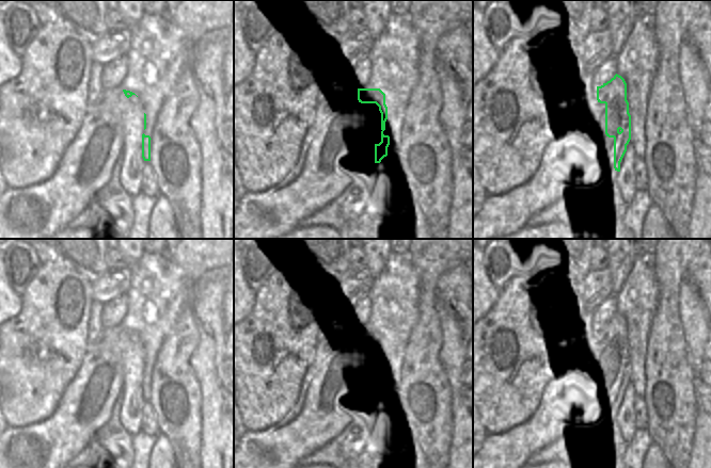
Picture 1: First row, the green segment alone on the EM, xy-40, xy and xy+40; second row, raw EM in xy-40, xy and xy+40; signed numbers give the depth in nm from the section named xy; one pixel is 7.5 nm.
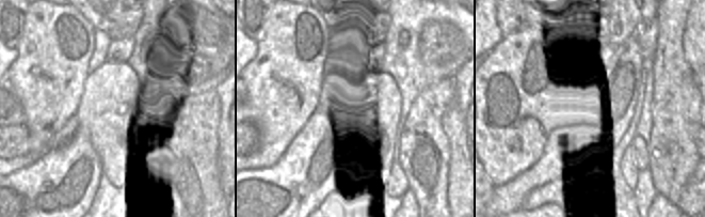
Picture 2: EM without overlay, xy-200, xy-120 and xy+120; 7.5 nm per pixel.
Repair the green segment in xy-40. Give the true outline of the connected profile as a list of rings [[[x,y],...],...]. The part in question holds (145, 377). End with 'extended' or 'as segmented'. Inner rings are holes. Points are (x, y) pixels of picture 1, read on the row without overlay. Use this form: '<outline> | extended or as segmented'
[[[117,325],[96,341],[88,345],[82,362],[72,378],[54,409],[45,420],[23,427],[6,427],[0,436],[0,468],[65,468],[89,443],[93,435],[105,425],[112,416],[112,407],[123,389],[121,424],[135,436],[142,432],[142,405],[151,400],[151,375],[145,374],[146,353],[138,335]]] | extended

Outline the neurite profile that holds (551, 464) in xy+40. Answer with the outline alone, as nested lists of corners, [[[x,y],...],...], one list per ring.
[[[549,462],[547,464],[538,464],[536,466],[525,466],[523,468],[571,468],[568,462]]]

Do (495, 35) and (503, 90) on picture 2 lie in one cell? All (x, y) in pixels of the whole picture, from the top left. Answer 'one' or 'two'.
two

